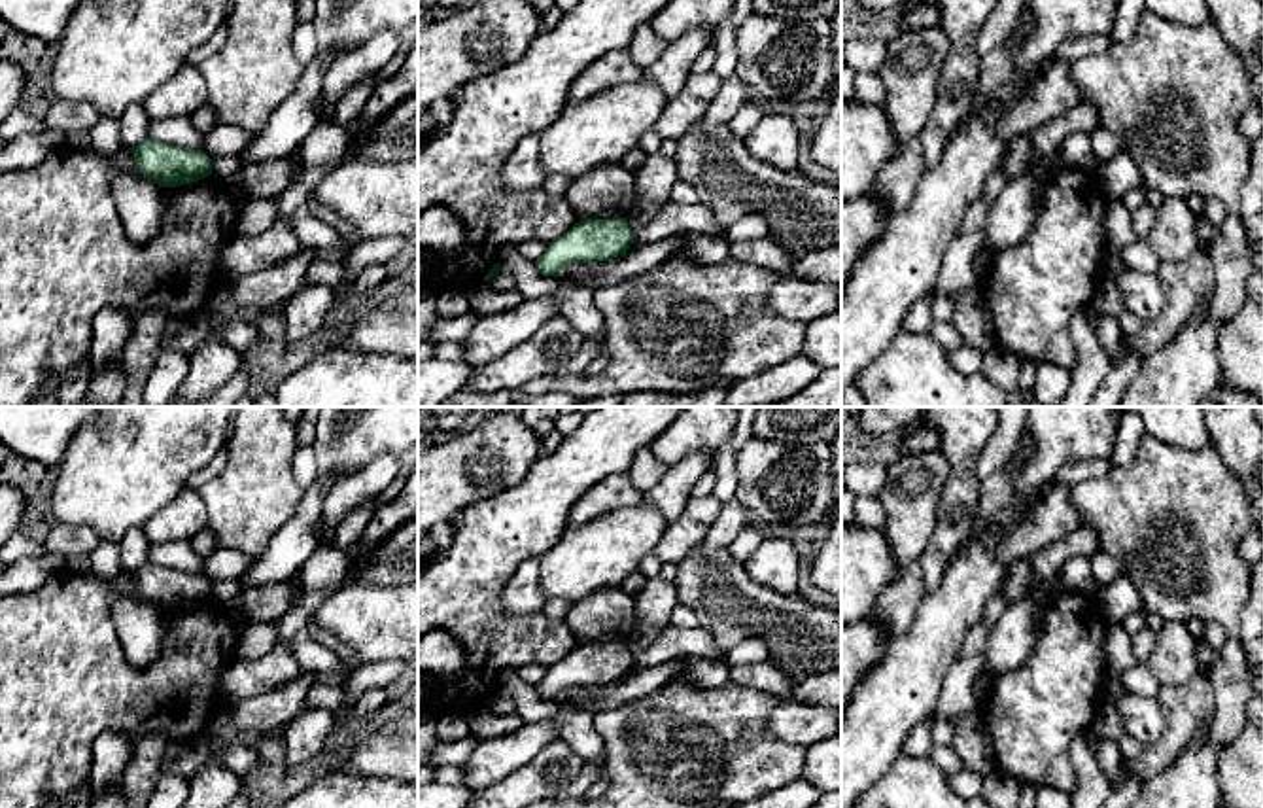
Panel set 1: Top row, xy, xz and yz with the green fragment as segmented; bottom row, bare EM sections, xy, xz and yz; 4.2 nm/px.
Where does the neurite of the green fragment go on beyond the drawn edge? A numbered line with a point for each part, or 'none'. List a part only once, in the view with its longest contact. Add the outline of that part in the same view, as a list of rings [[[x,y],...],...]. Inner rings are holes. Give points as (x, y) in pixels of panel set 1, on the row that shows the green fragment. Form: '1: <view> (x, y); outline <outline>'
none

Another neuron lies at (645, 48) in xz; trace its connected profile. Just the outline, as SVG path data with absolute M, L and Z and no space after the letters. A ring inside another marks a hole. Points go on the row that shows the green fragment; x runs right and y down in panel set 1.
M650 25L637 26L626 51L630 59L639 66L647 68L666 51L667 42L654 34Z

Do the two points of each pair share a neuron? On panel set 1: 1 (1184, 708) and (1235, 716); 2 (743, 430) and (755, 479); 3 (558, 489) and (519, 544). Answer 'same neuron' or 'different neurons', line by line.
1: different neurons
2: different neurons
3: same neuron

